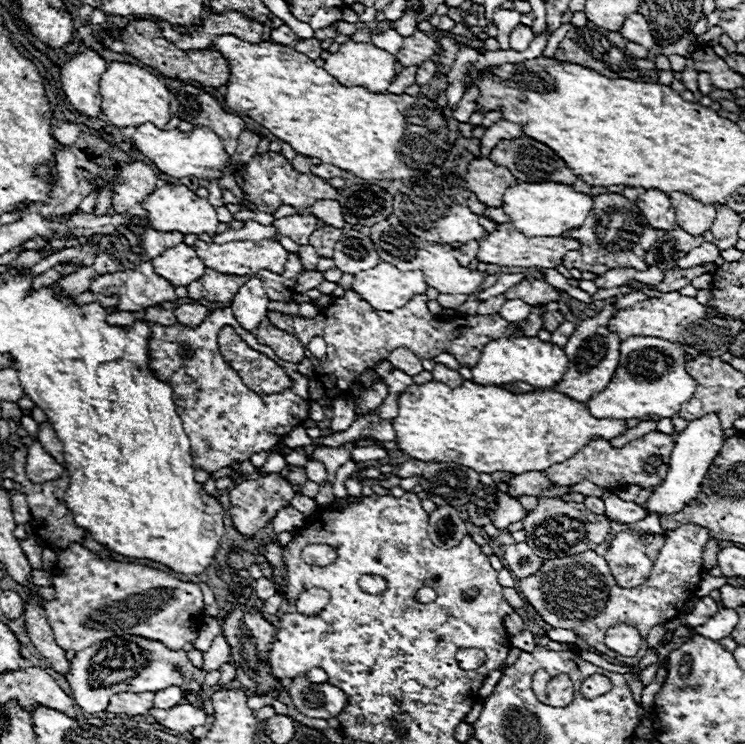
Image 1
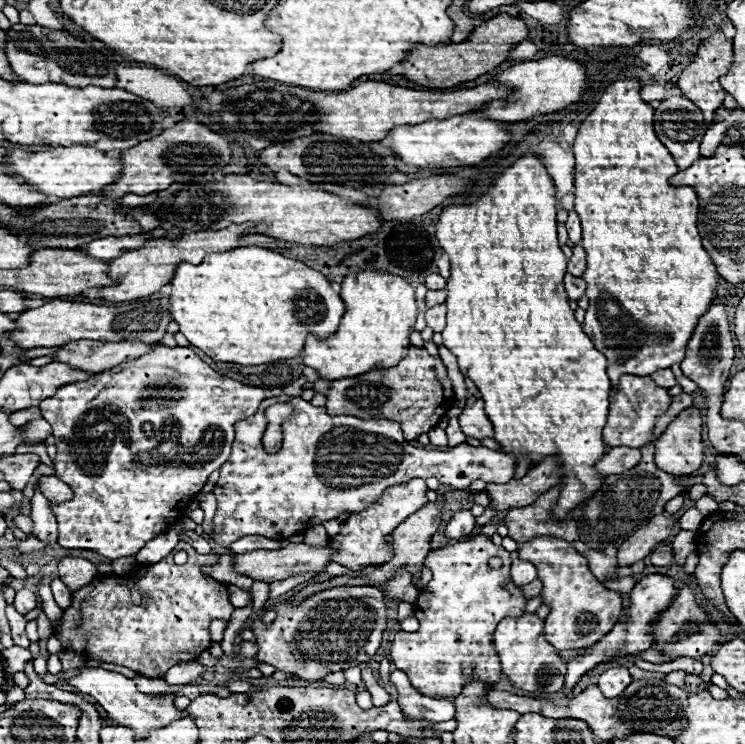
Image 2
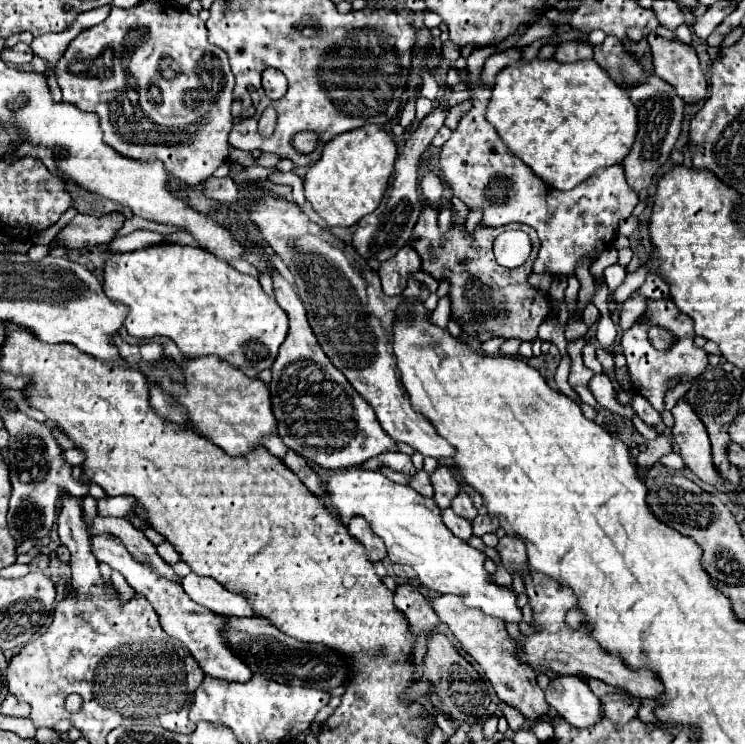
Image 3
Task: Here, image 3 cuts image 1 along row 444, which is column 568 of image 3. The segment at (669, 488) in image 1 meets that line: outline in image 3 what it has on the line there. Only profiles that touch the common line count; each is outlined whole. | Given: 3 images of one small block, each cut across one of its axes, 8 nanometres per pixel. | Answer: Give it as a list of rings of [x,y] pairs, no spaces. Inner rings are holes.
[[[554,676],[544,690],[546,702],[572,726],[590,728],[600,716],[600,700],[578,676]]]

